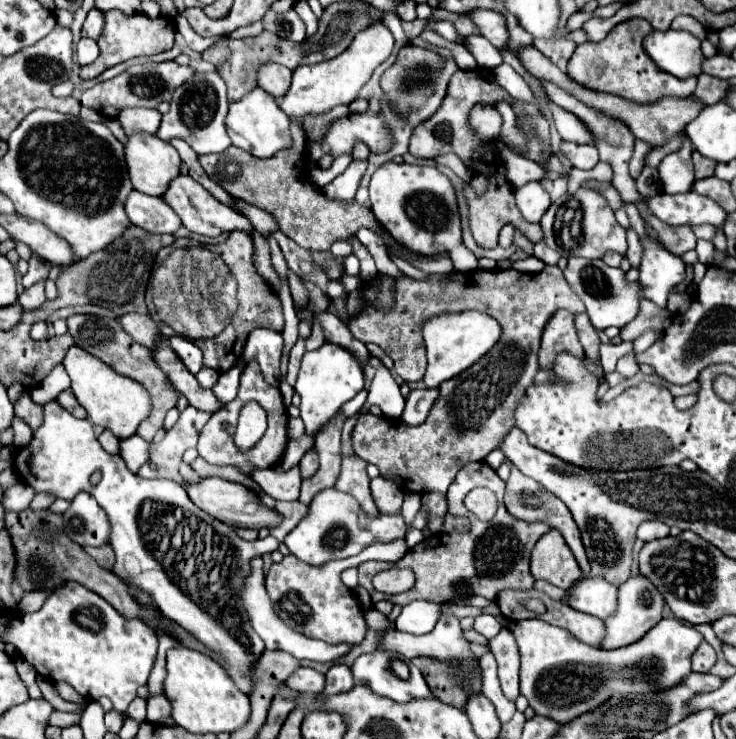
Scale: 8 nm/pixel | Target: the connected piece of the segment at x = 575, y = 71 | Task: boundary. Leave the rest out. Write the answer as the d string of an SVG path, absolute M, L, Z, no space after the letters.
M630 19L624 23L618 23L602 43L578 45L576 53L572 55L568 63L568 77L586 89L618 95L626 101L634 101L642 105L656 103L662 97L678 97L678 99L690 97L696 89L698 77L678 79L662 71L644 51L642 41L652 31L654 29L646 19Z

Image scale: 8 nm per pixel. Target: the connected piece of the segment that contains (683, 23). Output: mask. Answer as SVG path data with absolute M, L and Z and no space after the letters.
M676 17L670 27L672 27L672 29L684 29L684 31L692 33L694 37L698 37L700 41L706 39L704 27L700 27L700 23L696 23L696 19L692 19L692 17Z

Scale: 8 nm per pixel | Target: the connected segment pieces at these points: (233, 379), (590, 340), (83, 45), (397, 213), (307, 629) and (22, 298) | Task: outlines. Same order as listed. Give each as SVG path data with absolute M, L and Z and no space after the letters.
M244 361L236 363L236 367L232 367L232 371L226 371L224 375L220 375L220 379L218 379L218 383L216 383L216 387L212 391L216 393L216 397L222 403L228 403L228 401L232 401L236 397L242 369L244 369Z
M574 315L574 325L576 325L576 333L578 333L578 339L584 347L584 353L586 353L586 359L592 359L594 363L598 363L598 345L600 345L600 337L596 333L596 329L592 327L588 315Z
M80 39L78 45L76 45L76 55L78 55L80 65L90 65L100 55L98 43L92 41L92 39Z
M388 161L376 169L368 189L376 219L380 219L396 243L422 257L448 253L456 271L478 269L478 259L462 245L460 215L452 183L436 167Z
M396 539L392 543L374 543L368 547L368 551L362 551L356 557L330 561L322 567L308 565L294 555L288 555L282 559L282 563L274 563L266 575L266 585L270 585L270 599L272 603L280 603L280 615L282 619L290 619L290 625L294 629L304 629L304 635L312 639L322 639L330 645L336 643L362 643L368 627L364 621L364 611L360 609L358 601L354 599L352 591L342 583L340 573L348 567L358 567L364 561L400 561L404 553L408 551L408 545L404 539Z
M41 281L22 292L18 298L18 302L24 310L36 309L47 300L44 285L45 281Z

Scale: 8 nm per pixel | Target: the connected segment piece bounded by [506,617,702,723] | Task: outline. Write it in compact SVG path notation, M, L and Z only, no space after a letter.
M526 619L526 621L510 621L506 623L506 629L512 631L522 665L520 665L520 693L528 699L528 705L534 709L536 715L548 717L556 723L568 723L574 717L596 709L600 703L612 697L612 693L620 695L644 695L648 691L668 689L676 683L680 683L688 673L692 673L691 657L696 647L702 641L702 635L694 629L684 625L678 619L662 619L640 643L632 643L632 647L620 647L616 651L600 651L598 647L590 647L580 643L576 637L568 635L568 631L554 627L542 619Z

